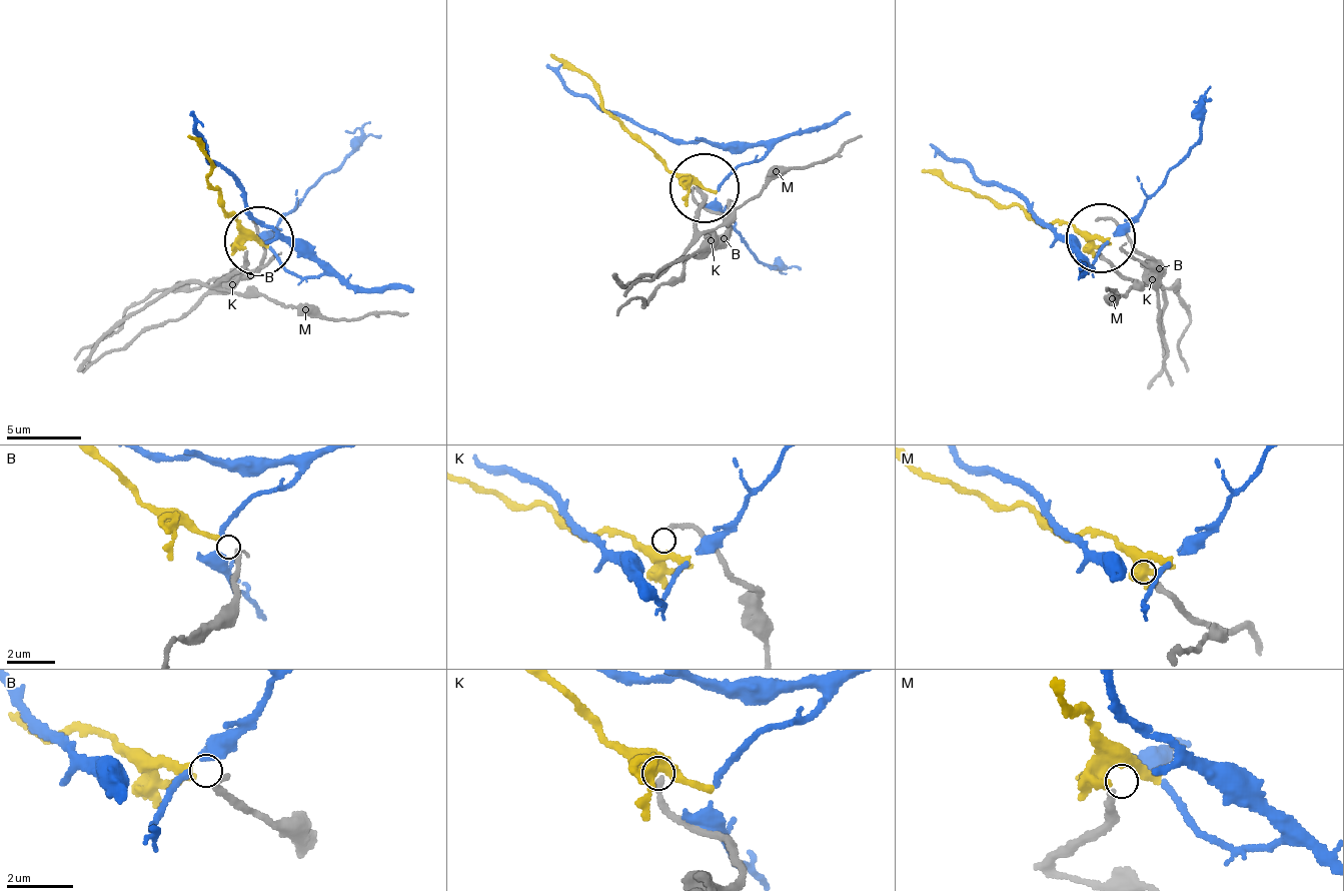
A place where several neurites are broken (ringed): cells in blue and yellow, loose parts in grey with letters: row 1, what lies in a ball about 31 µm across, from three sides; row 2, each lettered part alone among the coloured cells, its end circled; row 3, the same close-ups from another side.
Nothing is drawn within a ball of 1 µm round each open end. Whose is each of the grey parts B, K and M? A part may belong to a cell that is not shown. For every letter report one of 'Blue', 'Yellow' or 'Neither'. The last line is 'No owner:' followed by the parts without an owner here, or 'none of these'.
B: Yellow
K: Neither
M: Neither
No owner: K, M

